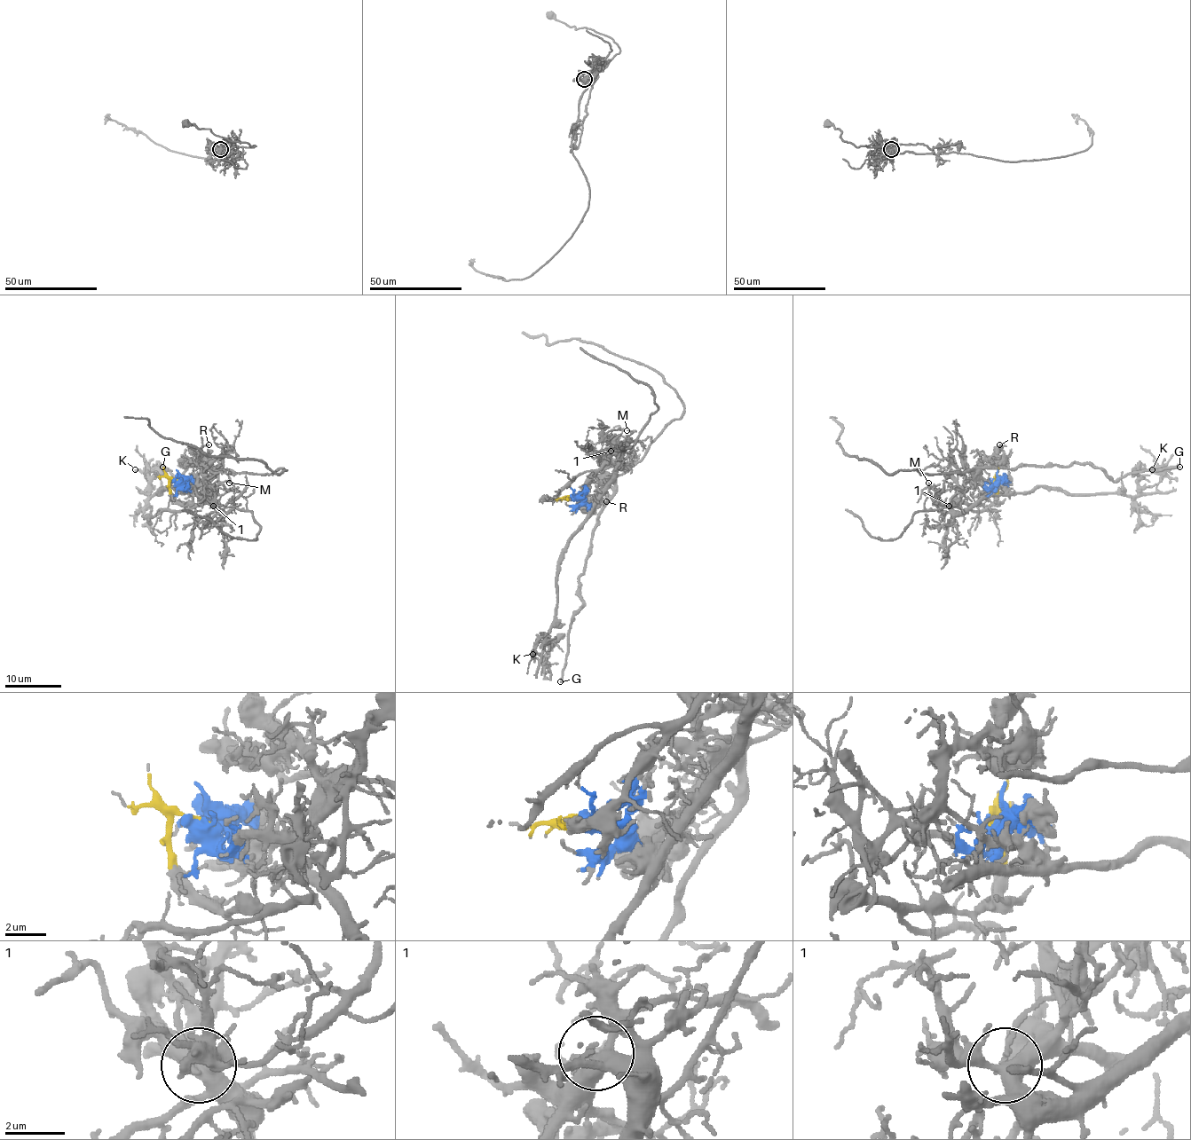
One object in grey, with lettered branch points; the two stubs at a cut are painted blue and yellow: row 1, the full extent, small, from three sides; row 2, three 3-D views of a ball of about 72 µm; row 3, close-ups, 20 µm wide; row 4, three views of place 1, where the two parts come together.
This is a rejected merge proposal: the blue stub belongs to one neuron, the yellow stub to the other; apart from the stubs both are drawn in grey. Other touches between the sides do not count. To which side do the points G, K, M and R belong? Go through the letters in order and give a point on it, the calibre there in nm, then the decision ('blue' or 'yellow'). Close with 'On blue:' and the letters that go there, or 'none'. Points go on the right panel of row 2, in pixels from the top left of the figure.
G: at (1179, 467); 240 nm thick; blue
K: at (1152, 469); 200 nm thick; blue
M: at (928, 483); 110 nm thick; yellow
R: at (999, 444); 120 nm thick; blue
On blue: G, K, R

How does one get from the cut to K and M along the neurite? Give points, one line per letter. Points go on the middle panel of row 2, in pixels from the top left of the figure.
K: (574, 496), (588, 503), (606, 483), (613, 492), (579, 577), (582, 607), (544, 656), (532, 654)
M: (574, 496), (567, 499), (581, 491), (601, 467), (603, 458), (634, 431), (627, 429)

